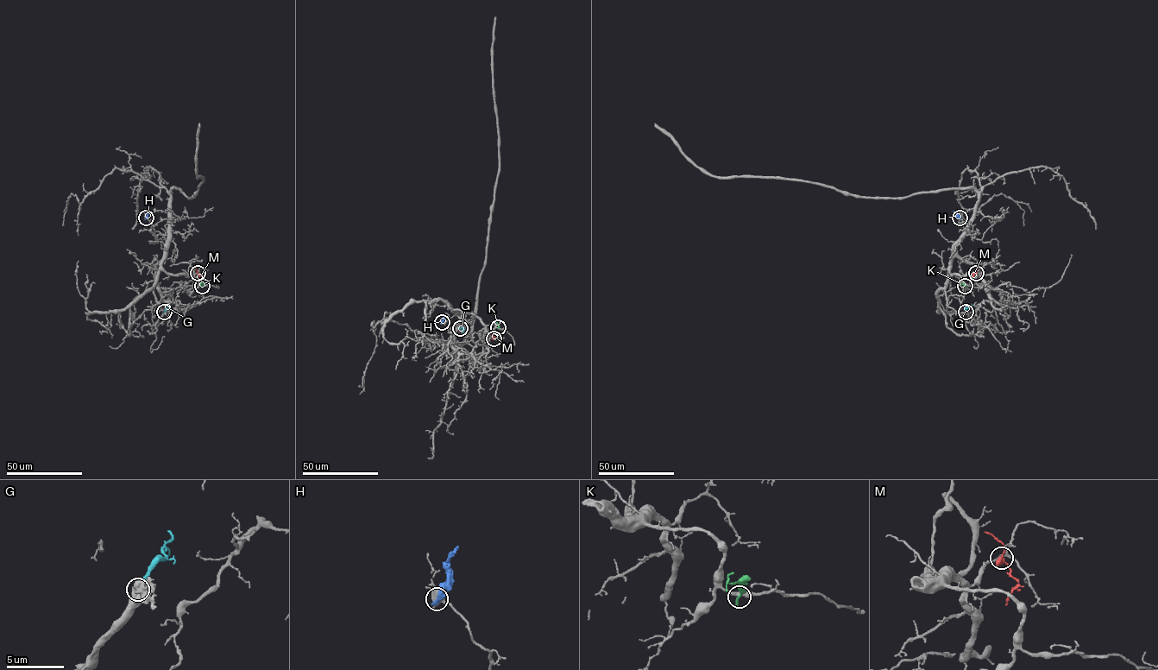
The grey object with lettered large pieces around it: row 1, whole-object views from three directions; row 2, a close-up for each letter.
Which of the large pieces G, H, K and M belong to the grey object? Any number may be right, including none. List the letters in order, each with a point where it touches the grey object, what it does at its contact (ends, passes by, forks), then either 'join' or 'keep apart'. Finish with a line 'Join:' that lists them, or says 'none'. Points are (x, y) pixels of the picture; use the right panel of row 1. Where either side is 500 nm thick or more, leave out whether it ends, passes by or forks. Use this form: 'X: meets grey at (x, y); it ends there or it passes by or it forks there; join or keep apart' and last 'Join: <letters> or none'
G: meets grey at (966, 312); it ends there; join
H: meets grey at (959, 218); it passes by; keep apart
K: meets grey at (965, 286); it ends there; keep apart
M: meets grey at (976, 273); it passes by; join
Join: G, M

